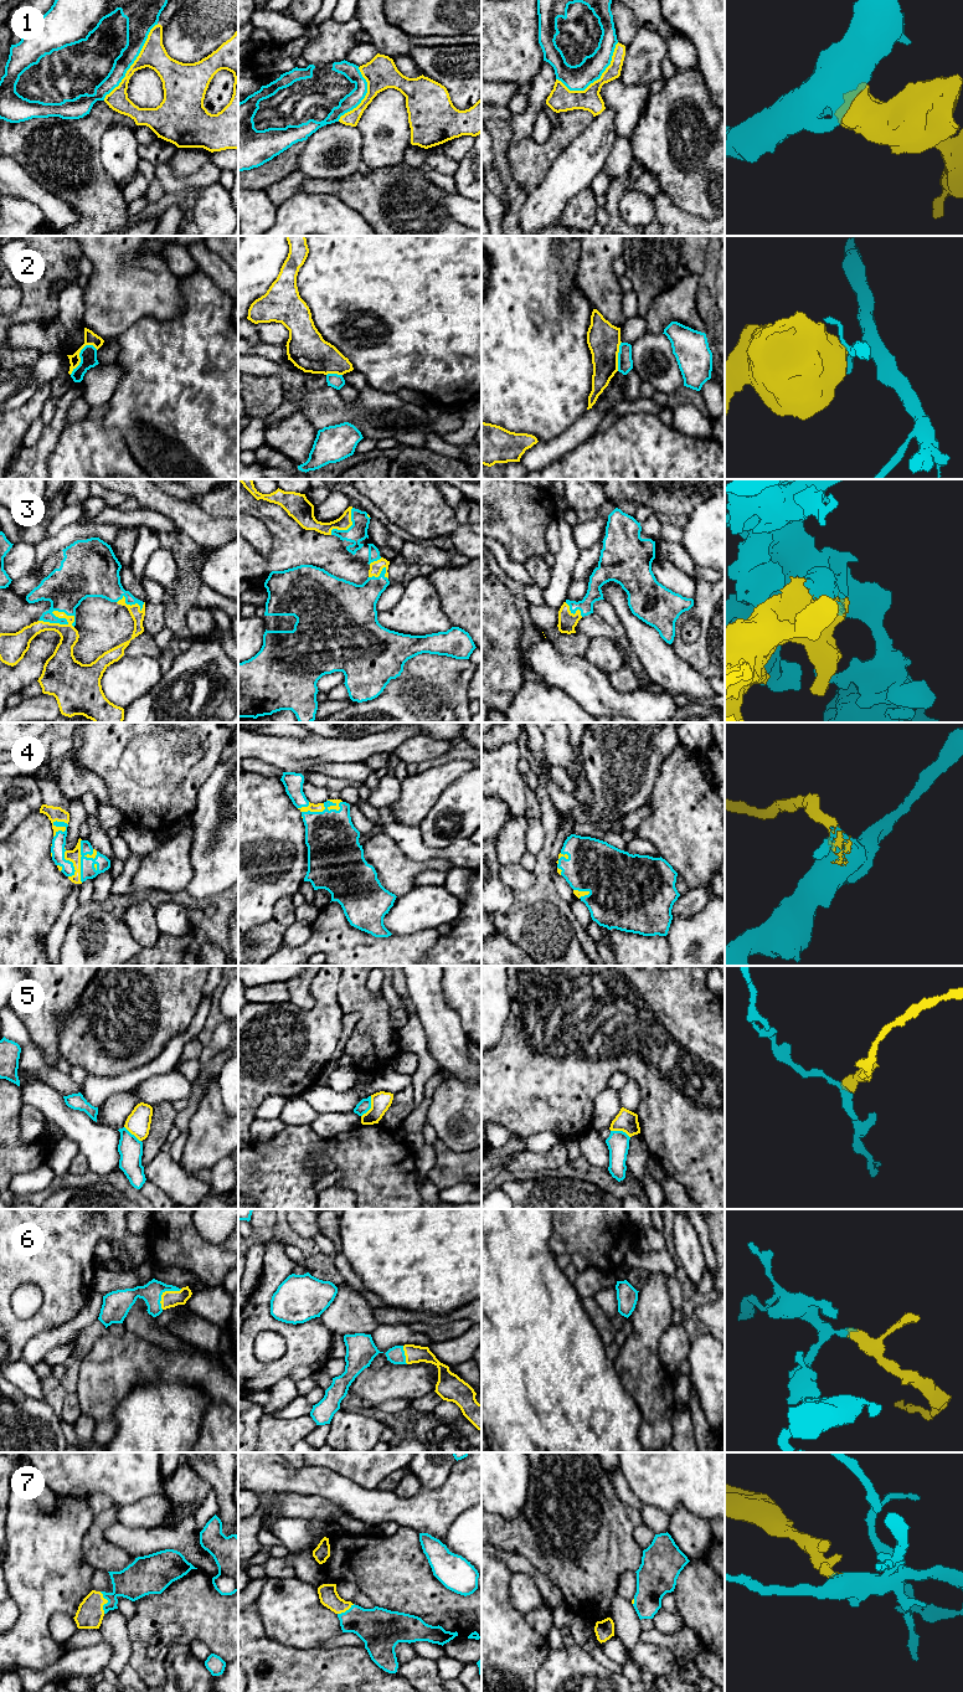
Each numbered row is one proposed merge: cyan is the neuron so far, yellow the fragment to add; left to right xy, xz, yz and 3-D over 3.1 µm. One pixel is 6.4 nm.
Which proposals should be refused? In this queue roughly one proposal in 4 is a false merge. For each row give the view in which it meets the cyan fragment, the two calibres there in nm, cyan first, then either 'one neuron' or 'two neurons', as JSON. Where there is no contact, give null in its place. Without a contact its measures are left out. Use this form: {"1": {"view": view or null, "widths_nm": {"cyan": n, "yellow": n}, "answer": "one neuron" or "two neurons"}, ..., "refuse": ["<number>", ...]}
{"1": {"view": "xy", "widths_nm": {"cyan": 160, "yellow": 170}, "answer": "two neurons"}, "2": {"view": "xy", "widths_nm": {"cyan": 110, "yellow": 80}, "answer": "two neurons"}, "3": {"view": "xy", "widths_nm": {"cyan": 280, "yellow": 140}, "answer": "one neuron"}, "4": {"view": "xy", "widths_nm": {"cyan": 100, "yellow": 80}, "answer": "one neuron"}, "5": {"view": "xz", "widths_nm": {"cyan": 80, "yellow": 130}, "answer": "two neurons"}, "6": {"view": "xy", "widths_nm": {"cyan": 130, "yellow": 110}, "answer": "one neuron"}, "7": {"view": "xy", "widths_nm": {"cyan": 220, "yellow": 170}, "answer": "one neuron"}, "refuse": ["1", "2", "5"]}

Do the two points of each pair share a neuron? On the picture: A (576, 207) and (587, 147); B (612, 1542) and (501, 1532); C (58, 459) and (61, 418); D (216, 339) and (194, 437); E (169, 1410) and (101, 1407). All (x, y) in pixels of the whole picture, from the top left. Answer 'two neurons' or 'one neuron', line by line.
A: two neurons
B: one neuron
C: two neurons
D: one neuron
E: two neurons

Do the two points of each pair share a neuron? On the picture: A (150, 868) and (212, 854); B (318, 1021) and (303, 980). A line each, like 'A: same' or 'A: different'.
A: different
B: different

